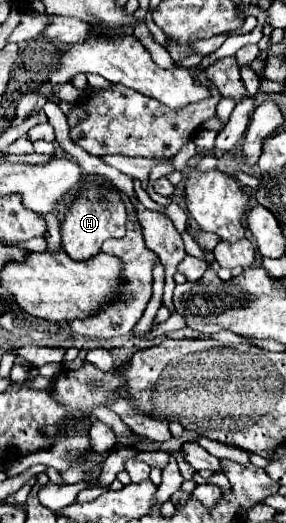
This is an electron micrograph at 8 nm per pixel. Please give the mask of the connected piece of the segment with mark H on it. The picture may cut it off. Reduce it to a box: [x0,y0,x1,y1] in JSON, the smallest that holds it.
[60,182,126,260]

